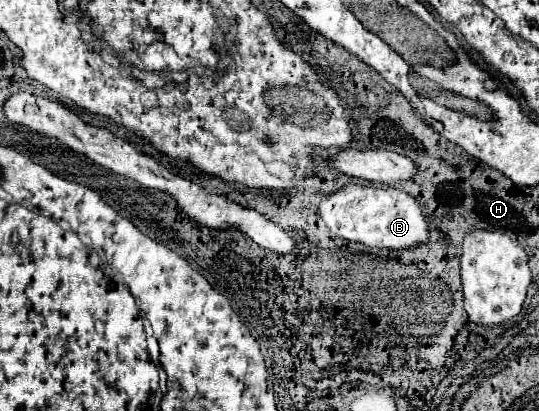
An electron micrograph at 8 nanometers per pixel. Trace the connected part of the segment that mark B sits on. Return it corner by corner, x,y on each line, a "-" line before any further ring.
348,184
340,192
324,198
318,212
336,236
342,236
350,242
360,242
370,248
408,250
428,242
426,236
420,236
420,218
424,218
420,204
414,196
398,188
372,188

